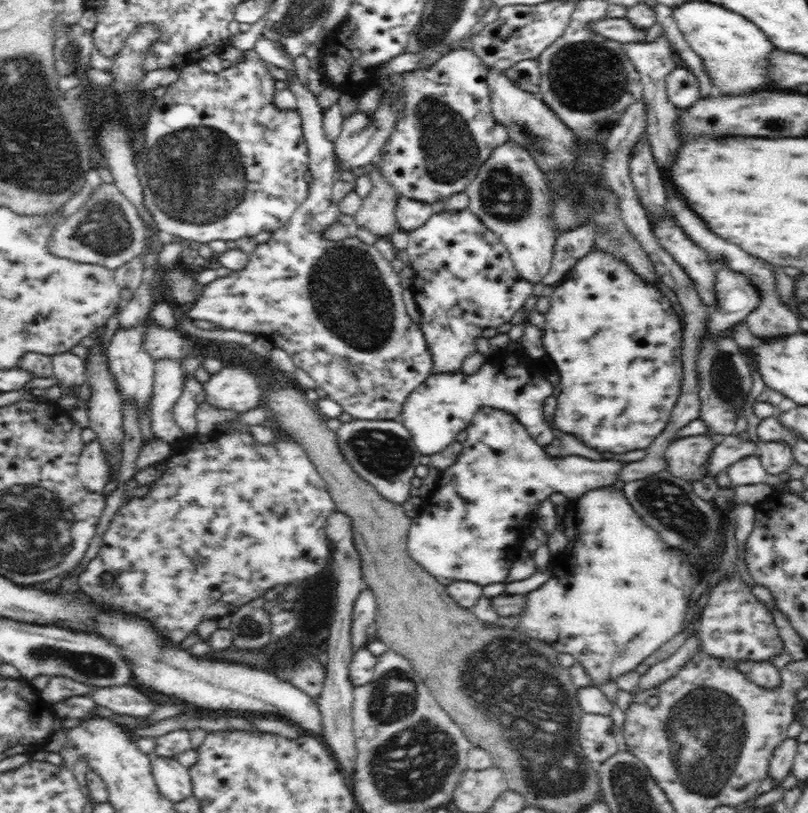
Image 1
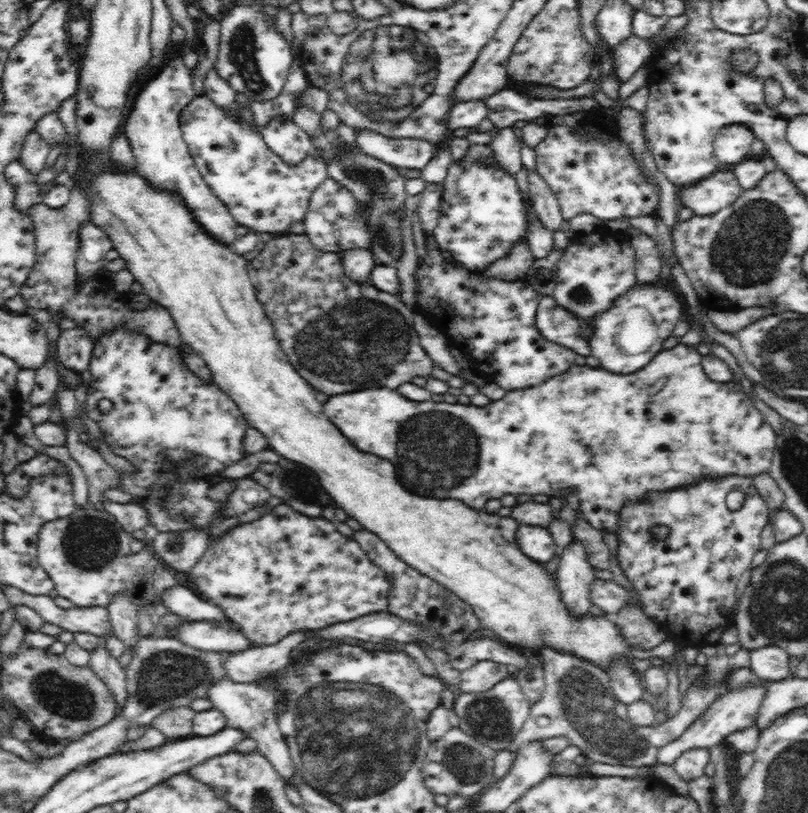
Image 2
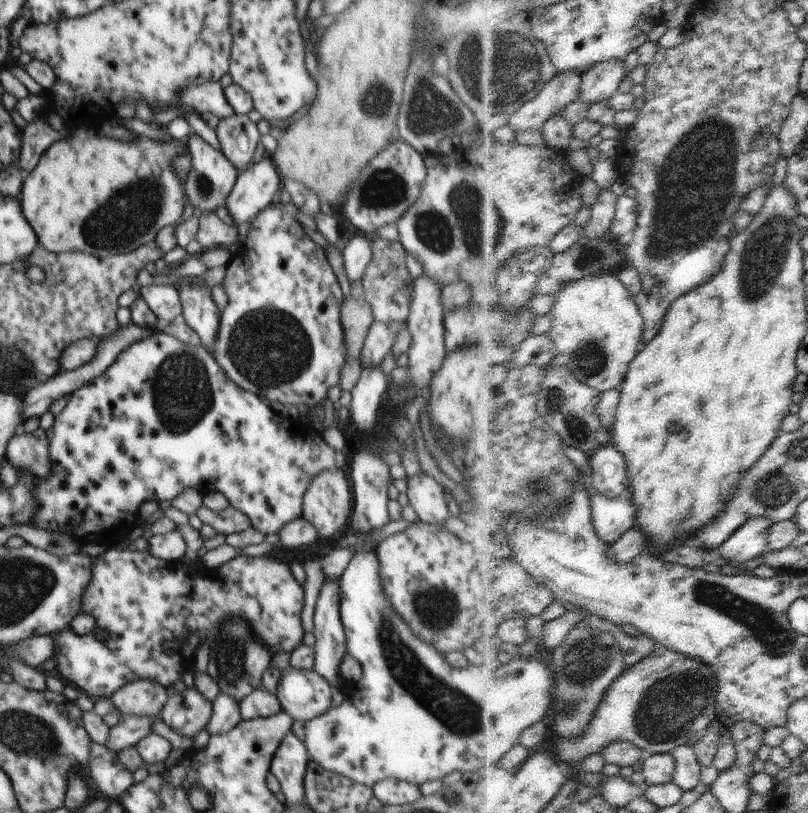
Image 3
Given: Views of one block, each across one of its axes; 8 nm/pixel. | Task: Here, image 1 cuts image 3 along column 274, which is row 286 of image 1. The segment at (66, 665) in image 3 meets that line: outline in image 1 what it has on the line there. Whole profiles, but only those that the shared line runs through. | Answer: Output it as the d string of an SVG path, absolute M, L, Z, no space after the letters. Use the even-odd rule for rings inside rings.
M590 249L590 252L583 256L570 270L568 277L560 284L557 284L551 294L551 307L545 316L545 326L540 342L544 345L545 352L551 357L554 367L560 374L560 386L562 388L560 396L557 398L557 409L555 412L554 424L558 430L580 438L586 446L596 448L598 452L612 452L624 454L632 450L647 449L654 439L662 434L670 420L671 412L678 402L682 381L683 370L681 365L681 342L683 341L683 326L678 319L678 314L670 305L668 297L659 289L644 281L642 277L636 275L624 261L614 257L604 251Z

